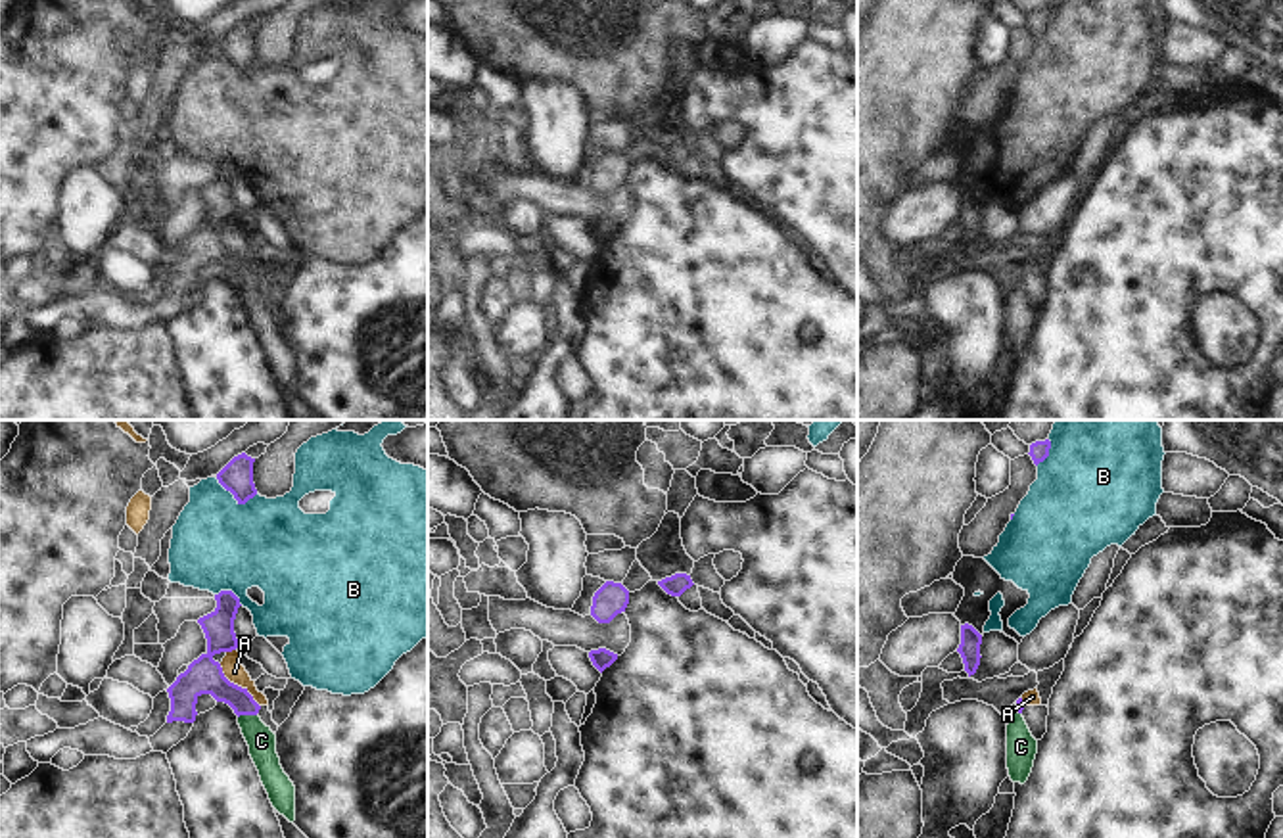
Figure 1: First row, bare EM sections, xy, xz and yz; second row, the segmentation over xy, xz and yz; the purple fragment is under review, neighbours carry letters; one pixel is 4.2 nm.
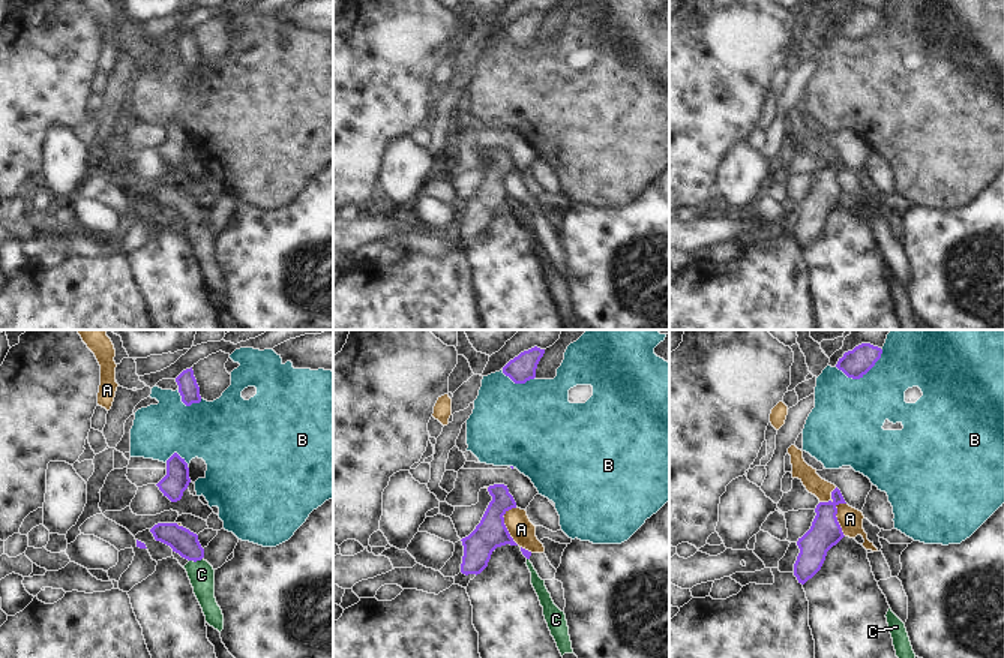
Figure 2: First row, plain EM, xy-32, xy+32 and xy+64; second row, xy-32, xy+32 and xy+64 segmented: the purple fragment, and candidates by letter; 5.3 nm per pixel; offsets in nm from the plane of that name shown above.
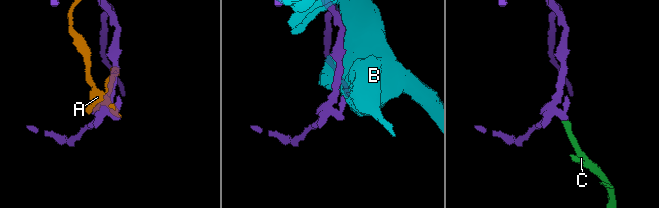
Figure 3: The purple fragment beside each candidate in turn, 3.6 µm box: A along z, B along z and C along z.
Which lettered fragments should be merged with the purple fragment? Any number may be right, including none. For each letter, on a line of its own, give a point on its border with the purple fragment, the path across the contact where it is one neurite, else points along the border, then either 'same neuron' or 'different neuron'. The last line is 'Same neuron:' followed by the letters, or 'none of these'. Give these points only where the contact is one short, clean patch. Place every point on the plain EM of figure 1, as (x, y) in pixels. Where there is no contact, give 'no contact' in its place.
A: xy (236, 256) | different neuron
B: xy (236, 69) | different neuron
C: xy (246, 284) | across xy (204, 246), (246, 284), (261, 311) | same neuron
Same neuron: C

